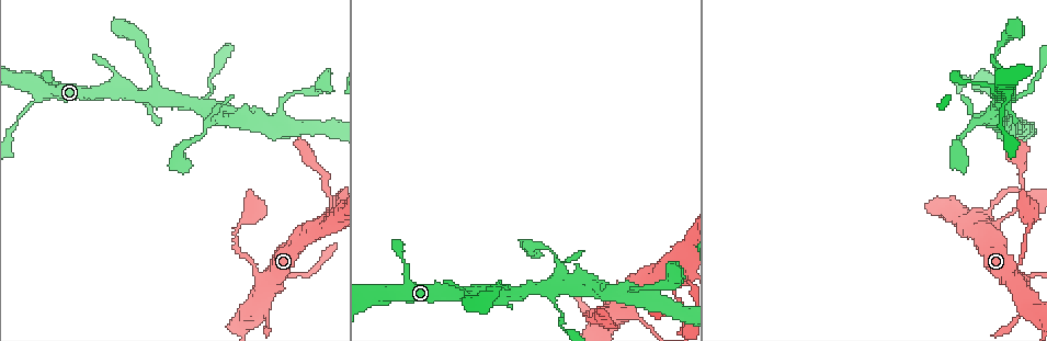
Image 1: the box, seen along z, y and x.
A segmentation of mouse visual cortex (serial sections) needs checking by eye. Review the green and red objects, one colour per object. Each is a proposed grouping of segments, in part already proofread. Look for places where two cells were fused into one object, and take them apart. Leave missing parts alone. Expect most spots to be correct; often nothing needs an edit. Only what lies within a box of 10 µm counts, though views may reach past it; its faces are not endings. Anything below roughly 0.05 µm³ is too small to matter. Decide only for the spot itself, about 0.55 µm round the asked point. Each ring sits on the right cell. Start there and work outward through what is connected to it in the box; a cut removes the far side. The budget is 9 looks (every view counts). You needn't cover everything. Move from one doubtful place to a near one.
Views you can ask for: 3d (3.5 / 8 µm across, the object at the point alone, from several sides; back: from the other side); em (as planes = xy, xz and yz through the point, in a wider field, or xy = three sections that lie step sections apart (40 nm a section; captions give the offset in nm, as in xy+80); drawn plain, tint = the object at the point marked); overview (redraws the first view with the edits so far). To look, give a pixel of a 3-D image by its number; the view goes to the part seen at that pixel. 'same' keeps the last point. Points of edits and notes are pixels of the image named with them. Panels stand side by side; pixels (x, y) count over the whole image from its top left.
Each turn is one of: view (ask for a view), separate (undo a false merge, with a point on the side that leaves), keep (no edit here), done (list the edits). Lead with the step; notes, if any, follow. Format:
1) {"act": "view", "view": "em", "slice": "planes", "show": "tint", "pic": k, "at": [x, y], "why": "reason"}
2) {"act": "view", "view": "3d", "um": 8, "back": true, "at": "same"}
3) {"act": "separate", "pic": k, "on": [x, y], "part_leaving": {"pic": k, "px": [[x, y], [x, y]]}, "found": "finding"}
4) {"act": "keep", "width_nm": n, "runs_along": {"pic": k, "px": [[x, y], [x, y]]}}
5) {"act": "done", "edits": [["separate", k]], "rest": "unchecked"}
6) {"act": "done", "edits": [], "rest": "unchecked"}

{"act": "view", "view": "3d", "um": 8, "pic": 1, "at": [1016, 266], "why": "narrows sharply"}

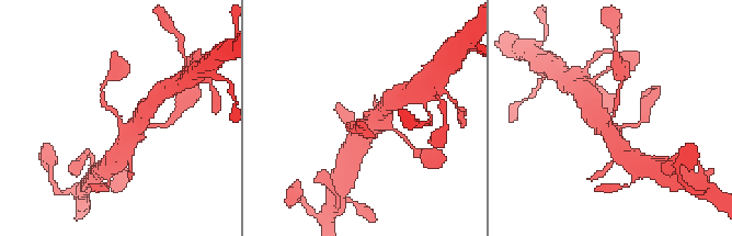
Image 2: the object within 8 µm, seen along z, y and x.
{"act": "view", "view": "em", "slice": "xy", "step": 5, "show": "tint", "at": "same", "arms": 3, "arm_widths_nm": [150, 600, 600]}

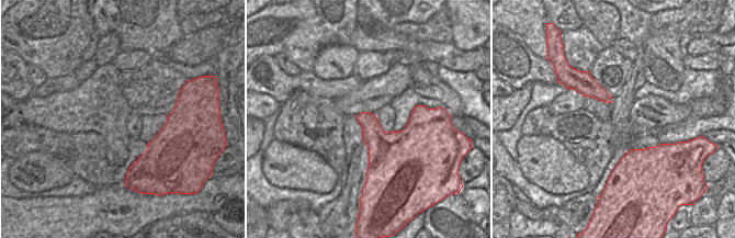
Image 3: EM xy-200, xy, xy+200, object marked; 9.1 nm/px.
{"act": "keep", "runs_along": {"pic": 2, "px": [[139, 121], [121, 124], [102, 94]]}, "found": "one cell here"}

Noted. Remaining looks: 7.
{"act": "view", "view": "3d", "um": 3.5, "pic": 1, "at": [982, 223], "why": "looks like a crossing"}

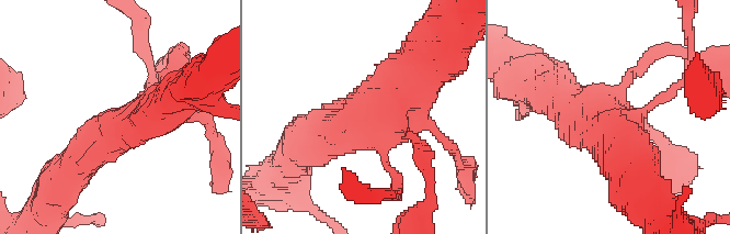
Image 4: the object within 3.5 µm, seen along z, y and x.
{"act": "view", "view": "em", "slice": "xy", "step": 5, "show": "tint", "pic": 4, "at": [605, 116], "why": "shape alone is not enough"}

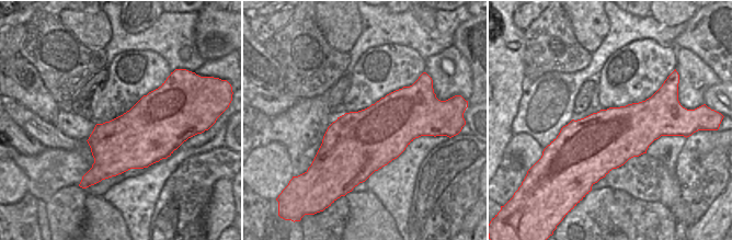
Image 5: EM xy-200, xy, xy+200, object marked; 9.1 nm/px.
{"act": "keep", "runs_along": {"pic": 4, "px": [[67, 175], [107, 131], [171, 104]]}, "found": "all the same cell"}

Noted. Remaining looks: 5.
{"act": "view", "view": "3d", "um": 3.5, "pic": 1, "at": [209, 111], "why": "four or more arms meet"}

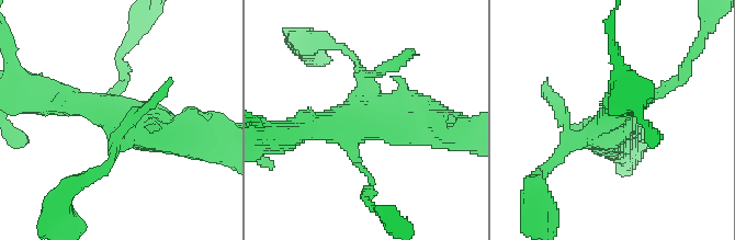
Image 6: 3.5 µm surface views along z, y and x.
{"act": "view", "view": "em", "slice": "xy", "step": 1, "show": "tint", "pic": 6, "at": [121, 118], "why": "shape alone is not enough"}

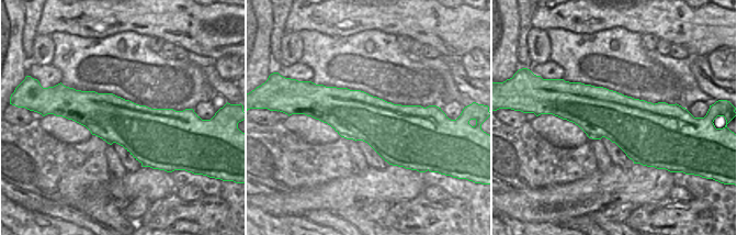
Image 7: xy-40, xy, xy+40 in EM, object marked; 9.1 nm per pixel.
{"act": "view", "view": "em", "slice": "xy", "step": 5, "show": "tint", "at": "same"}

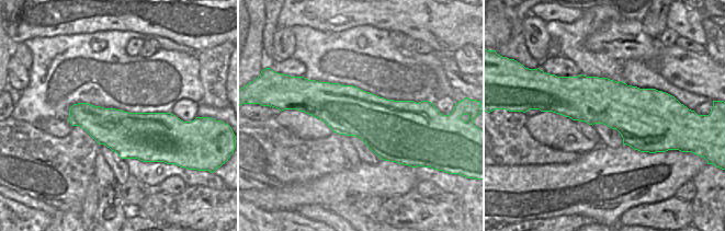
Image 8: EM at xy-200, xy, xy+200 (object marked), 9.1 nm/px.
{"act": "keep", "runs_along": {"pic": 6, "px": [[56, 103], [190, 140]]}, "found": "all the same cell"}

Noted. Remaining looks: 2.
{"act": "view", "view": "3d", "um": 3.5, "pic": 1, "at": [632, 290], "why": "two arms in line, one across"}

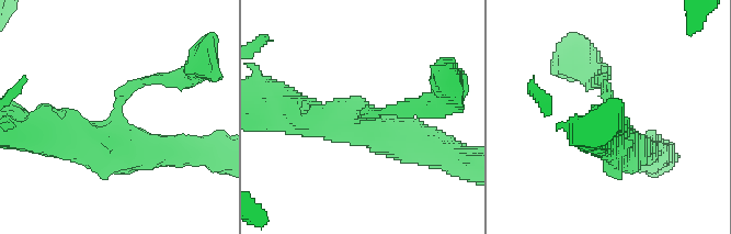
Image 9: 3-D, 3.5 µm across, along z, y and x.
{"act": "view", "view": "em", "slice": "xy", "step": 5, "show": "tint", "pic": 9, "at": [116, 121]}

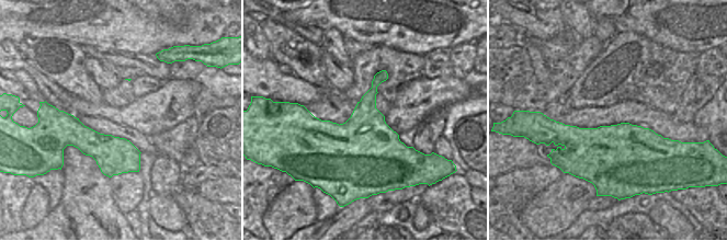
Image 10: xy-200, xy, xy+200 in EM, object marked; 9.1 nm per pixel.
{"act": "keep", "width_nm": 550, "runs_along": {"pic": 9, "px": [[286, 106], [424, 145]]}, "found": "one cell here"}

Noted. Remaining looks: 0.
{"act": "done", "edits": [], "rest": "unchecked"}

